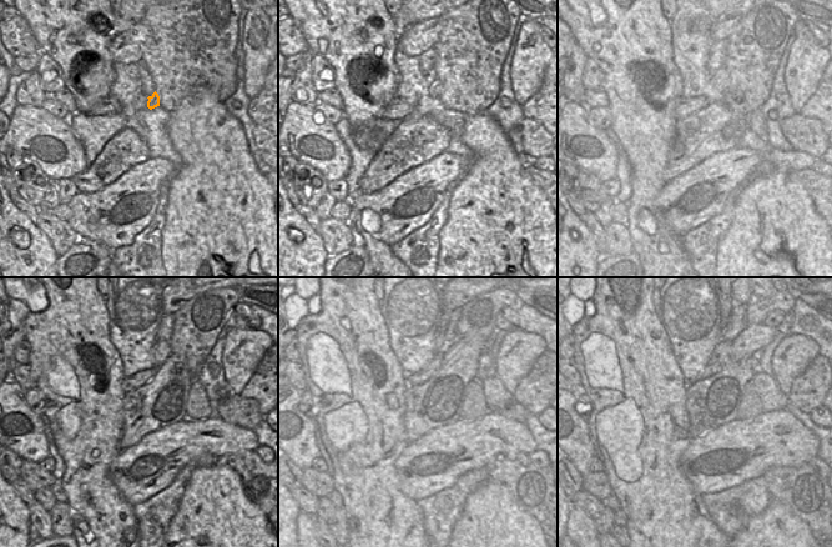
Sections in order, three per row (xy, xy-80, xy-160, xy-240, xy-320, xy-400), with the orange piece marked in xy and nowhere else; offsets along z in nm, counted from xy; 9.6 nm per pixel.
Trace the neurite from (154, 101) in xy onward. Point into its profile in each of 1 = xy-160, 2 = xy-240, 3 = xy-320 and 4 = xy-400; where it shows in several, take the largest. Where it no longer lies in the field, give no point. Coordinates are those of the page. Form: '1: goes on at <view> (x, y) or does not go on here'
1: goes on at xy-160 (720, 79)
2: goes on at xy-240 (161, 350)
3: goes on at xy-320 (440, 347)
4: goes on at xy-400 (726, 302)

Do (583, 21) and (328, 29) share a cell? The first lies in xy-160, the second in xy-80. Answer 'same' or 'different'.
same

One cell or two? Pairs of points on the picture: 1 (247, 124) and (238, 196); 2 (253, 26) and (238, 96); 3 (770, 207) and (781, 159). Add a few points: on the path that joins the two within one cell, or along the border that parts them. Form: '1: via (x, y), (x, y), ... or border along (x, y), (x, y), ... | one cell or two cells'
1: border along (230, 114), (240, 123), (248, 149), (252, 152) | two cells
2: border along (241, 80), (245, 94), (250, 99) | two cells
3: border along (776, 170), (785, 170), (787, 172) | two cells

